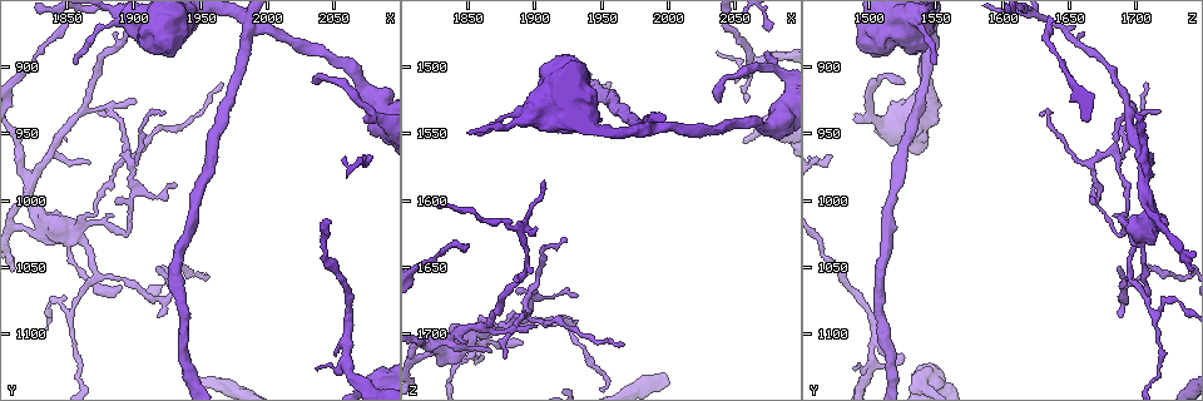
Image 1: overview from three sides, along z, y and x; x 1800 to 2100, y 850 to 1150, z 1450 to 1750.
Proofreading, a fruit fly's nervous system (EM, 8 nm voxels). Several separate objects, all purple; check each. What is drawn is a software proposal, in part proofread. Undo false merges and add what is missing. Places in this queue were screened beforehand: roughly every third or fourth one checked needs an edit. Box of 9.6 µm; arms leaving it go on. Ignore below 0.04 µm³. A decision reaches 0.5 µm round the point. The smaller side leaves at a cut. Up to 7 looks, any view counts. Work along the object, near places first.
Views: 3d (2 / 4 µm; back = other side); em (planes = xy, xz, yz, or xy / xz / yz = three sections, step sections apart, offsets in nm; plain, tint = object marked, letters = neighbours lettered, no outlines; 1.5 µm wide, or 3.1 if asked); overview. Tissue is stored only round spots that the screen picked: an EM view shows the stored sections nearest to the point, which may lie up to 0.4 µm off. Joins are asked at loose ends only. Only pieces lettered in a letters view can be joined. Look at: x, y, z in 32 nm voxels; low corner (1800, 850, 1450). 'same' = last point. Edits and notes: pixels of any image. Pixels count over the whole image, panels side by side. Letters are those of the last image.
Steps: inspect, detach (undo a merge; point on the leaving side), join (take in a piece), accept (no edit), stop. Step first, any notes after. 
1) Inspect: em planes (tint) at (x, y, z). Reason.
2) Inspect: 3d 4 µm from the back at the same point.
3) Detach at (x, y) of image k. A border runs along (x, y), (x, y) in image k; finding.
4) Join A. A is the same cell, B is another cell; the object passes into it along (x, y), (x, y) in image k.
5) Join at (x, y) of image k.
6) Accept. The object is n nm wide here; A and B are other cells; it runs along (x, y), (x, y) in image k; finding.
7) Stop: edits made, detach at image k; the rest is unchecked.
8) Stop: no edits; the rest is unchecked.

Inspect: em planes (letters) at (1988, 868, 1546). Abrupt turn.

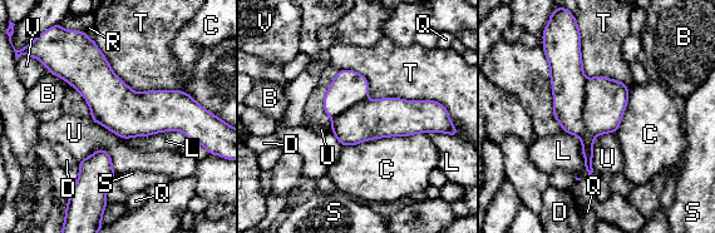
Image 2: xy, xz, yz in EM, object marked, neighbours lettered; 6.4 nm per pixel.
Accept. B, C, D, L, Q, R, S, T, U and V are other cells; a border runs along (93, 40), (132, 89), (203, 108) in image 2; all the same neuron.

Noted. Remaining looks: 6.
Inspect: em planes (letters) at (2074, 940, 1490). An open end.

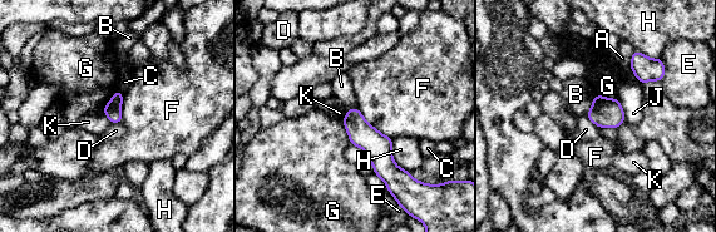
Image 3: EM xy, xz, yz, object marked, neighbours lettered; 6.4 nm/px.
Accept. A, B, C, D, E, F, G, H, J and K are other cells; no lettered piece goes on from it.

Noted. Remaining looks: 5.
Inspect: 3d 4 µm at (1890, 952, 1684). Closes a loop.

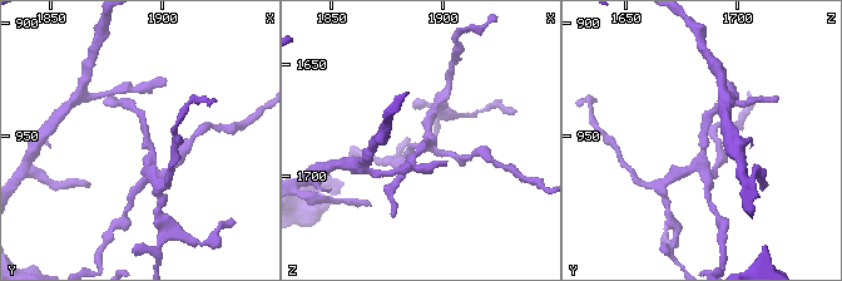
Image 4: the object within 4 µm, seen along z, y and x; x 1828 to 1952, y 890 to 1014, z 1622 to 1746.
Inspect: em planes (plain) at (1893, 951, 1682). Now the EM.

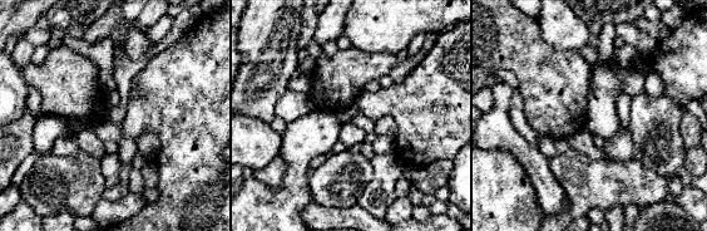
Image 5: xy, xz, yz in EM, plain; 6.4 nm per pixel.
Inspect: em planes (letters) at the same point.

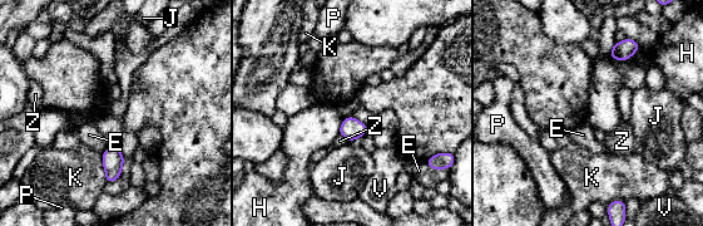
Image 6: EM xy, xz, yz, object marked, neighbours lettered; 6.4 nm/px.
Accept. E, H, J, K, P, V and Z are other cells; a border runs along (633, 54), (625, 59), (608, 55) in image 6; all the same neuron.

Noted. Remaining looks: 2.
Stop: no edits; the rest is unchecked.

